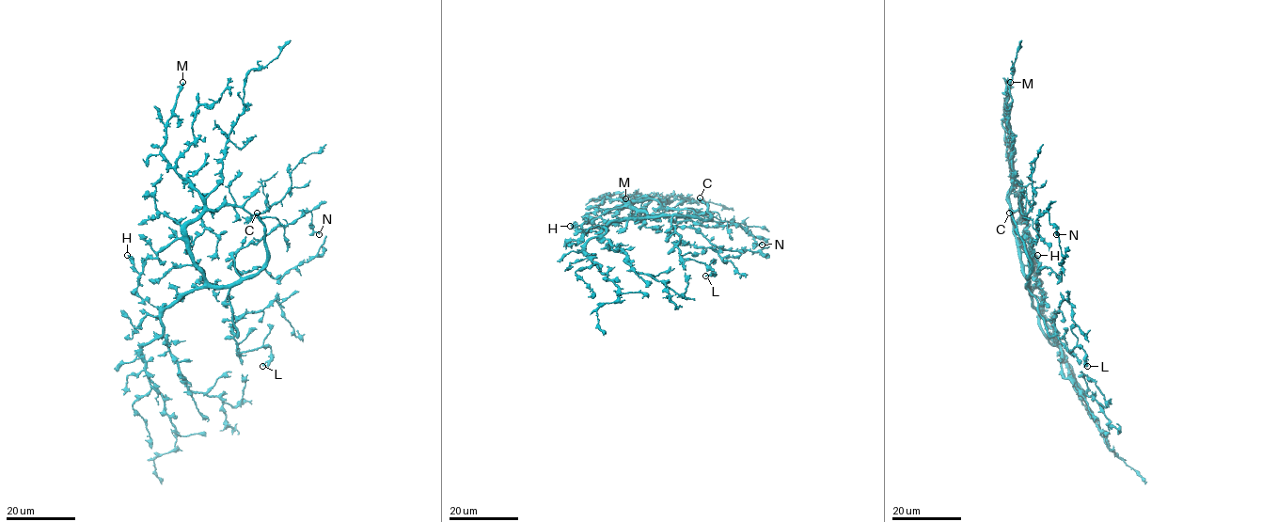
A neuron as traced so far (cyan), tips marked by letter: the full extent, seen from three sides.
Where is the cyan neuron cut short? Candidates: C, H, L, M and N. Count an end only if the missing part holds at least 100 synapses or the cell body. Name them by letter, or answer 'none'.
C, M

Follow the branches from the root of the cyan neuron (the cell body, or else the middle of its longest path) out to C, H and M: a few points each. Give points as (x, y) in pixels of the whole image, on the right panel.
C: (1027, 280), (1031, 262), (1017, 224), (1009, 213)
H: (1027, 280), (1032, 303), (1036, 308), (1043, 307), (1040, 281), (1035, 275), (1037, 255)
M: (1027, 280), (1019, 262), (1008, 197), (1012, 173), (1004, 102), (1010, 82)

